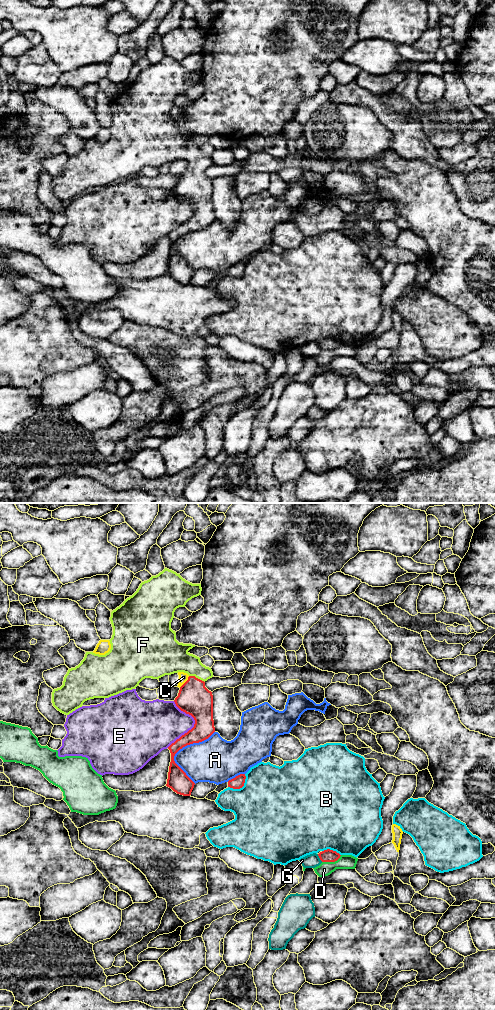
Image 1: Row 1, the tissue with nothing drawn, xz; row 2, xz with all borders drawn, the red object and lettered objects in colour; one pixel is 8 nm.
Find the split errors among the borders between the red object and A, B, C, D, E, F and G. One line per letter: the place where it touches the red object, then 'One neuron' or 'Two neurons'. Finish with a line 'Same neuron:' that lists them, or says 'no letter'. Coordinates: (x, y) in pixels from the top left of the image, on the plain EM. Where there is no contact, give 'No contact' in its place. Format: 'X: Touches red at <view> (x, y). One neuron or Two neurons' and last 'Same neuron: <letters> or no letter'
A: Touches red at xz (180, 236). Two neurons
B: Touches red at xz (241, 275). Two neurons
C: Touches red at xz (185, 170). Two neurons
D: Touches red at xz (331, 349). Two neurons
E: Touches red at xz (194, 213). Two neurons
F: Touches red at xz (197, 166). One neuron
G: Touches red at xz (319, 345). Two neurons
Same neuron: F

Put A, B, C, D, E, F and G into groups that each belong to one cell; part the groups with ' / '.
A / B / C / D / E / F / G

